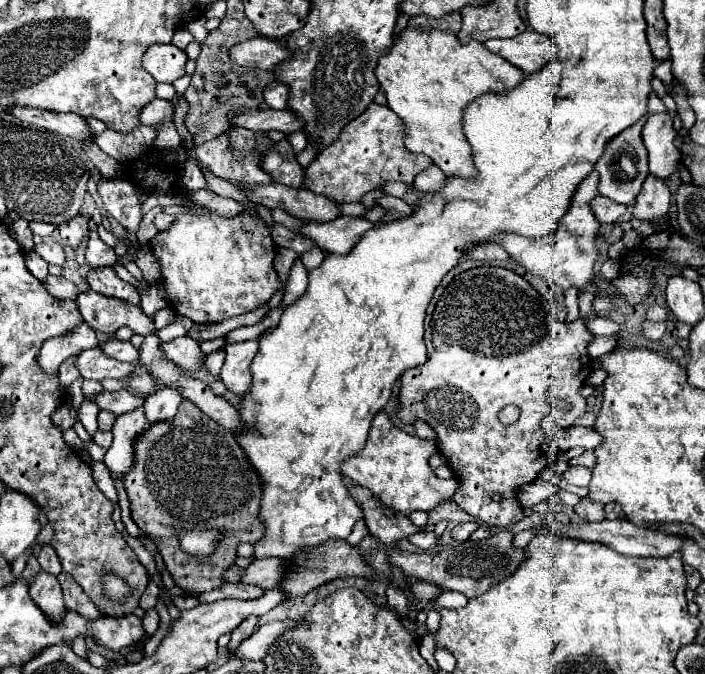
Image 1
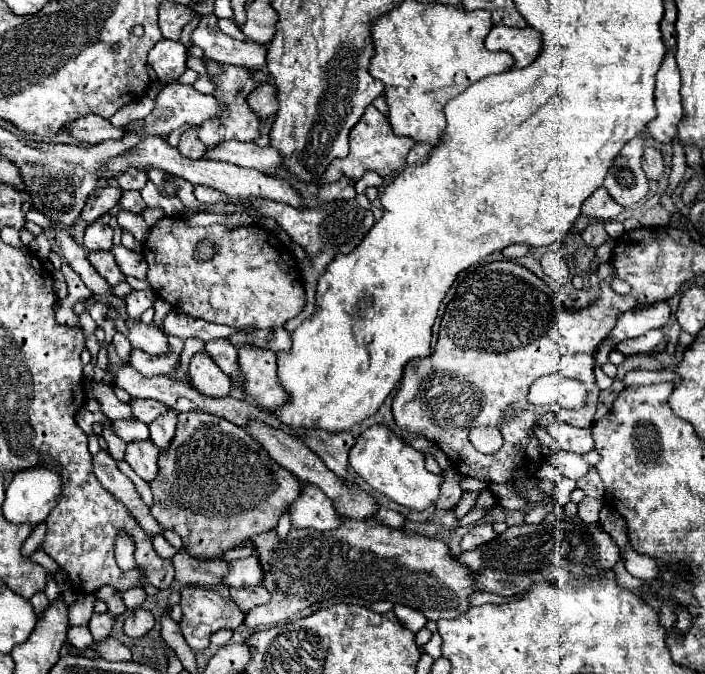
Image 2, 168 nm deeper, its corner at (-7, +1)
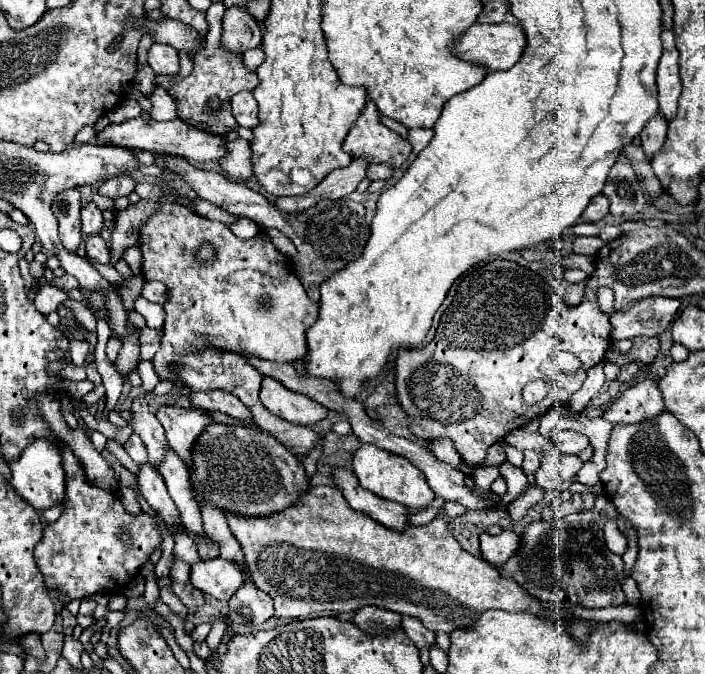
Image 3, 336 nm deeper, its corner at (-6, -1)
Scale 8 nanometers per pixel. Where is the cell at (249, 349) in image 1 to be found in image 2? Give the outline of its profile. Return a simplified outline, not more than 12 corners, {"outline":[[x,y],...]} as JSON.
{"outline":[[239,349],[245,393],[263,409],[289,401],[277,379],[277,355]]}

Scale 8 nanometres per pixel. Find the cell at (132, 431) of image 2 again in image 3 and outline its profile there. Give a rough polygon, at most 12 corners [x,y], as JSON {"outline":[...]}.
{"outline":[[130,435],[124,449],[136,463],[148,461],[146,447],[138,435]]}

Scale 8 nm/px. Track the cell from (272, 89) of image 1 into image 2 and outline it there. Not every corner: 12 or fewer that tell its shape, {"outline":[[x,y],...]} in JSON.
{"outline":[[269,83],[247,95],[259,119],[275,115],[279,103]]}

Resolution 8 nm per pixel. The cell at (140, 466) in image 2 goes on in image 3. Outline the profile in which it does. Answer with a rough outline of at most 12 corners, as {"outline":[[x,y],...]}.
{"outline":[[150,463],[138,467],[140,493],[170,527],[178,511],[162,475]]}

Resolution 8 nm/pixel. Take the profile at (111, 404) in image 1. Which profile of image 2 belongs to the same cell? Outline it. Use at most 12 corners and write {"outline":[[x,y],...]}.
{"outline":[[131,399],[133,417],[155,421],[167,405],[153,399]]}

